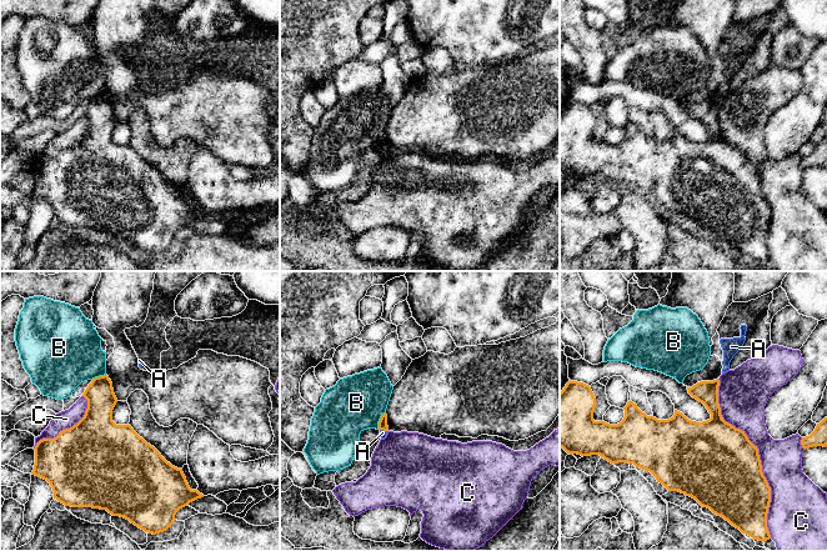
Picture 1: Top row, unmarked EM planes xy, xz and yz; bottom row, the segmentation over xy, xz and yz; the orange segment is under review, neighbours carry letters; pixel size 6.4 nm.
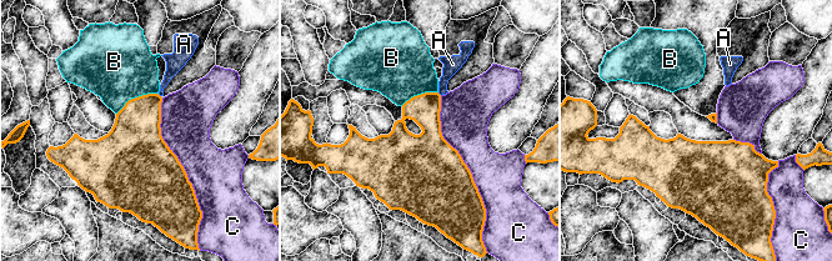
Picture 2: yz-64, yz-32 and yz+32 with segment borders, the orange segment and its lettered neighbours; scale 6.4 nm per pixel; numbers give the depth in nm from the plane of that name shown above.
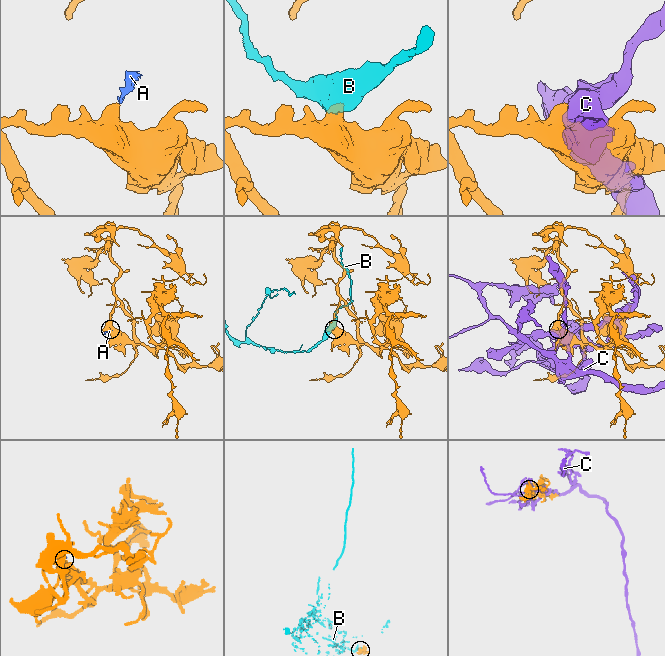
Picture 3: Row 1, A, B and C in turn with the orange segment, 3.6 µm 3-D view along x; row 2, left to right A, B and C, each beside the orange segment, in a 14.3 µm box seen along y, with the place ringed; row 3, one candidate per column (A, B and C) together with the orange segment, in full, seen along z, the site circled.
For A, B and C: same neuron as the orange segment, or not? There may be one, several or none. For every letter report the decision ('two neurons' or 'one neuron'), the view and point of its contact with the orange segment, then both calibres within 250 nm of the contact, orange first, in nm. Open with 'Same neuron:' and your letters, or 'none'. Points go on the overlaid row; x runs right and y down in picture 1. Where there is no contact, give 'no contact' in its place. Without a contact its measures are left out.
Same neuron: none
A: two neurons | xz (384, 430) | 60/40 nm
B: two neurons | xz (380, 420) | 60/360 nm
C: two neurons | yz (762, 475) | 500/300 nm

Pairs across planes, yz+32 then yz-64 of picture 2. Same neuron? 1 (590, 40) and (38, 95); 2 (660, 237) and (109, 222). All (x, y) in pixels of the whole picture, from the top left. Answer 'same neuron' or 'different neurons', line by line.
1: same neuron
2: different neurons

